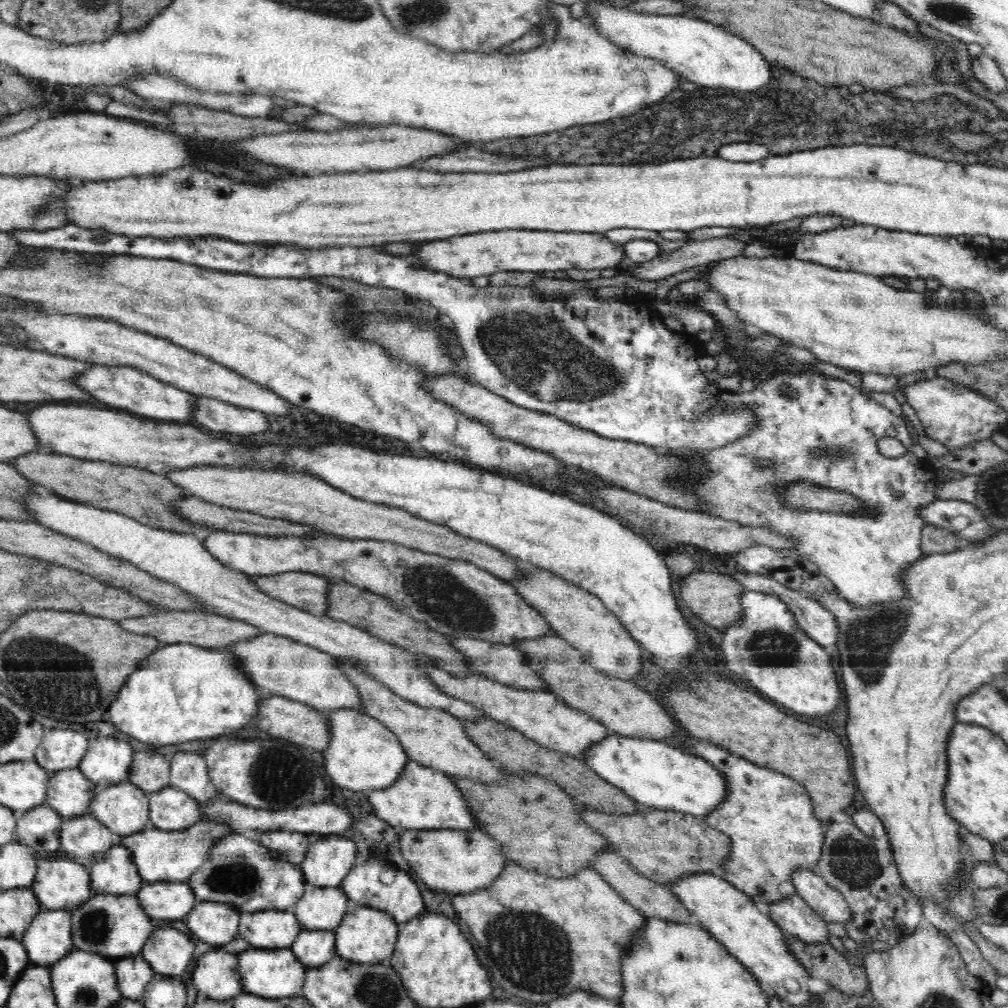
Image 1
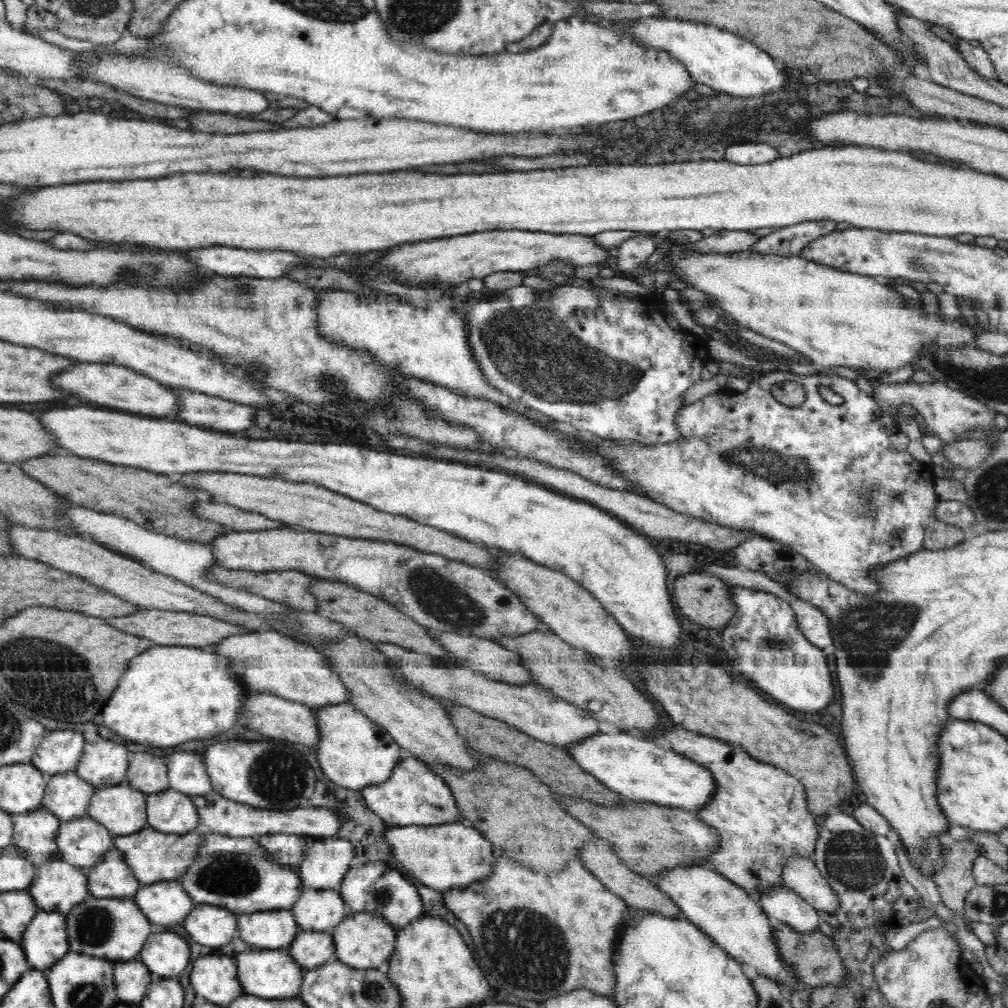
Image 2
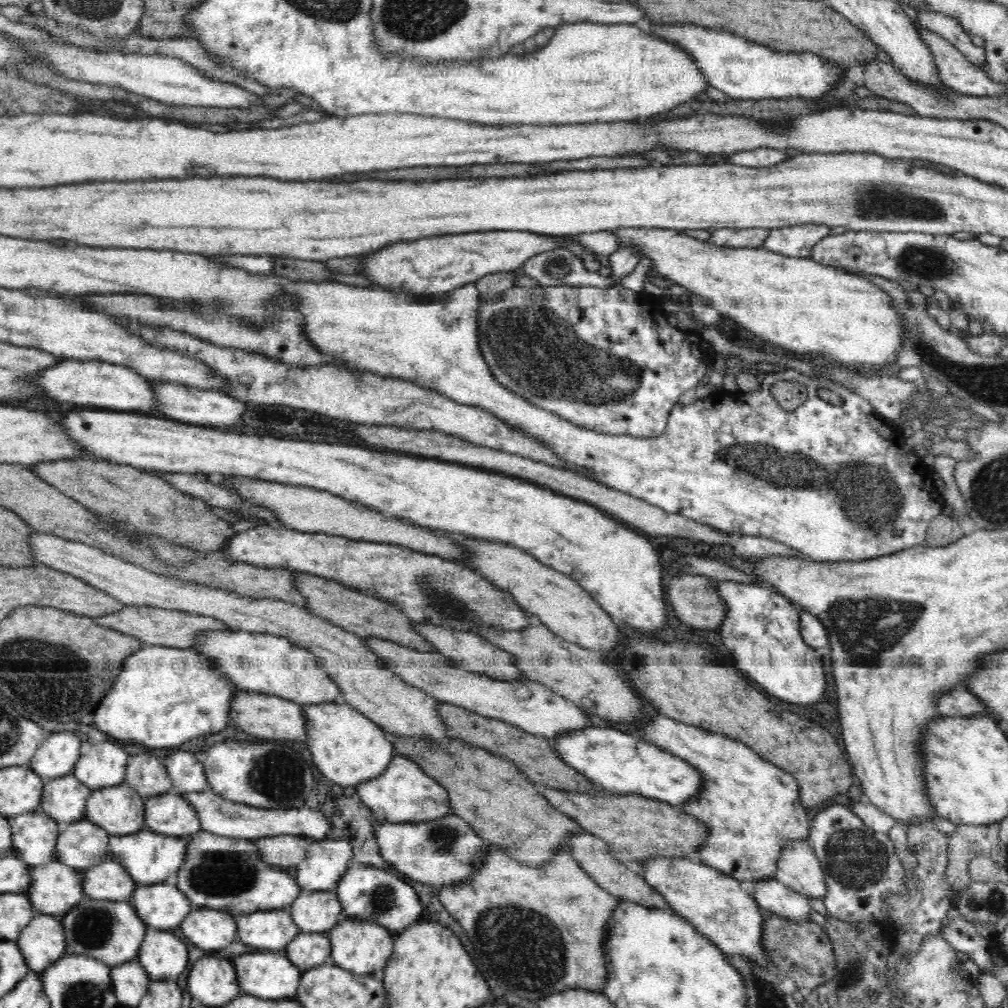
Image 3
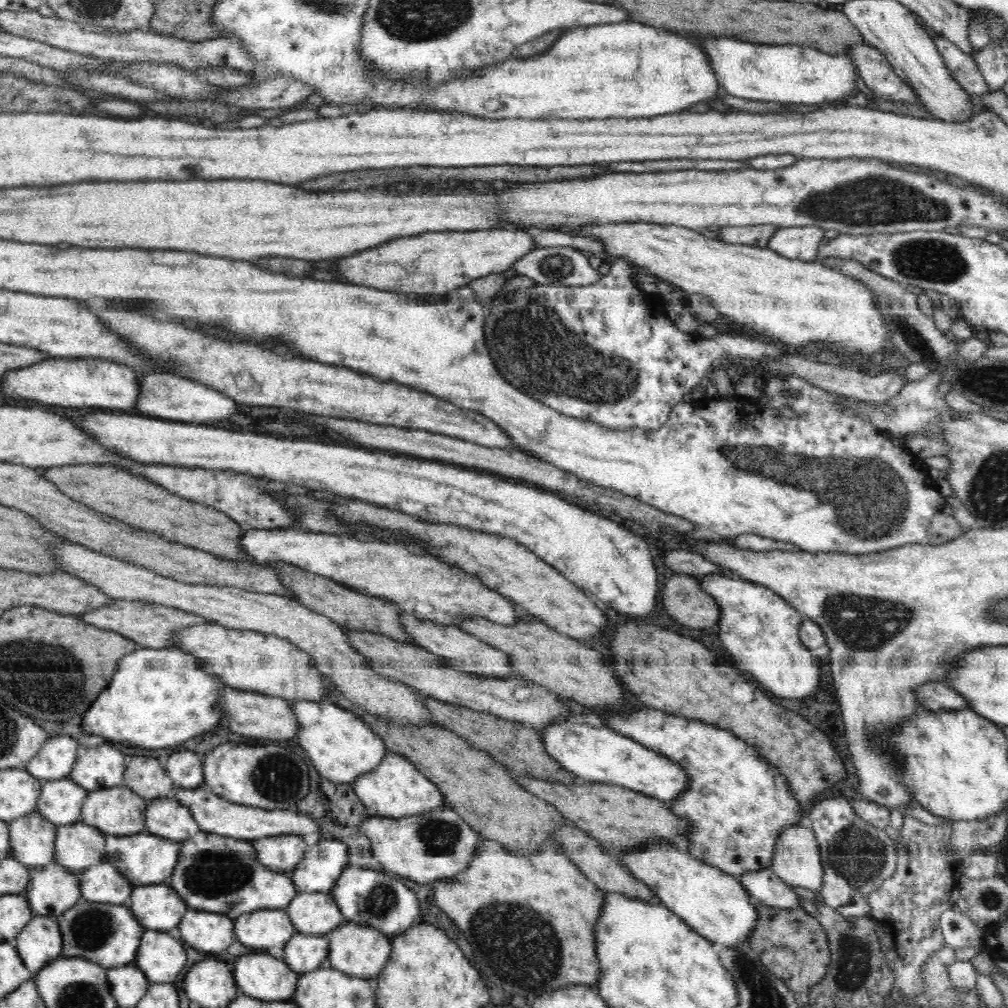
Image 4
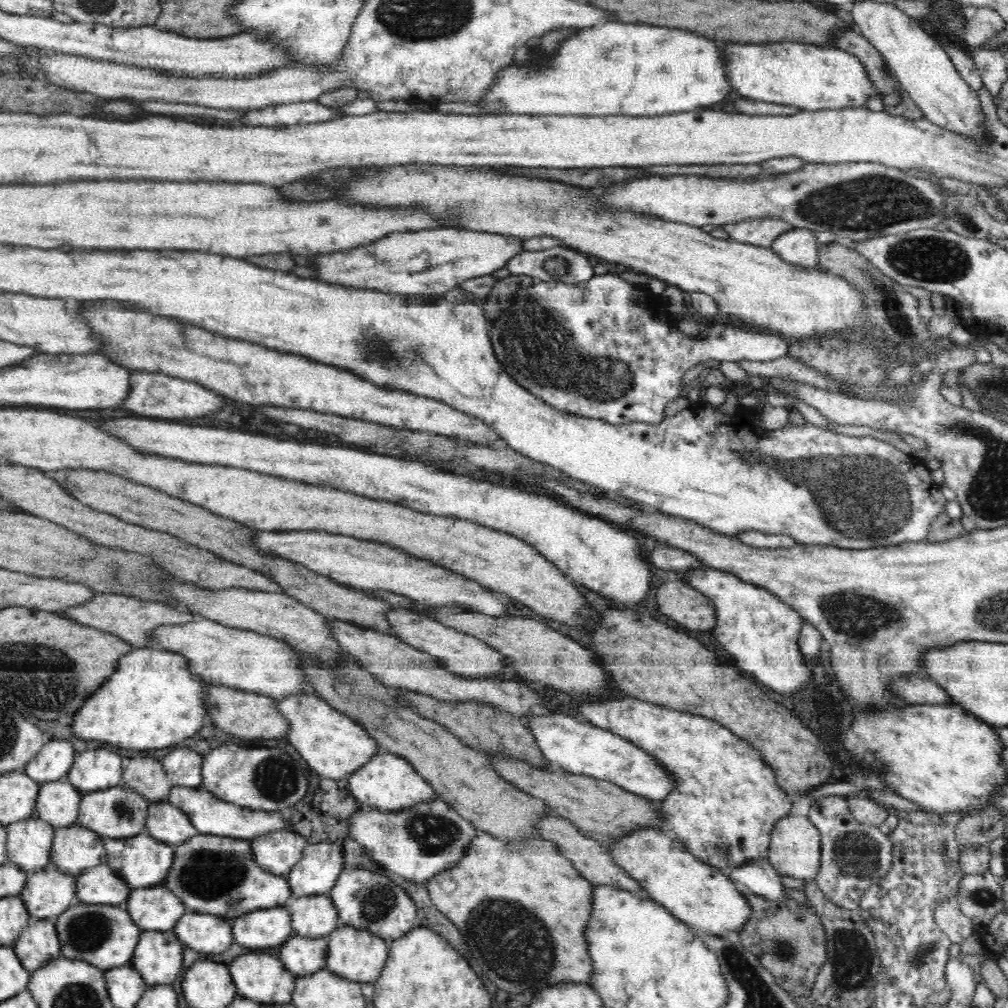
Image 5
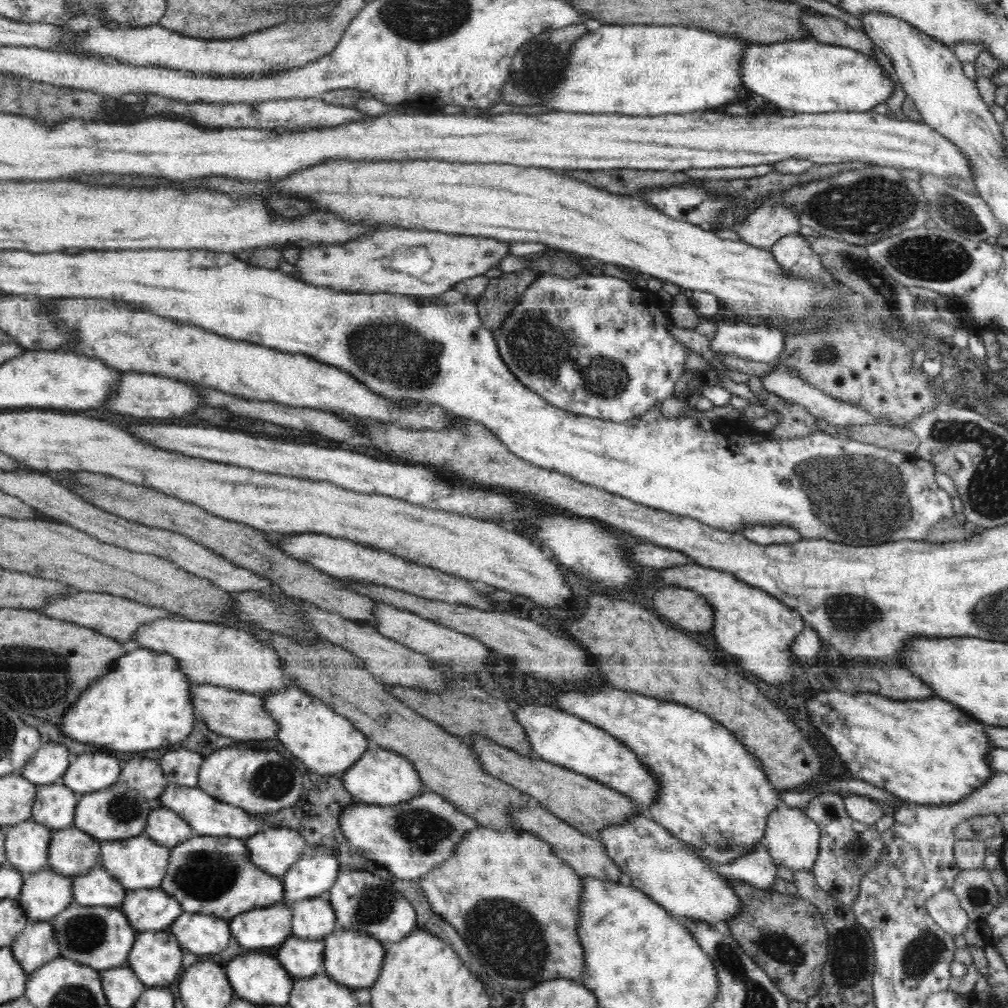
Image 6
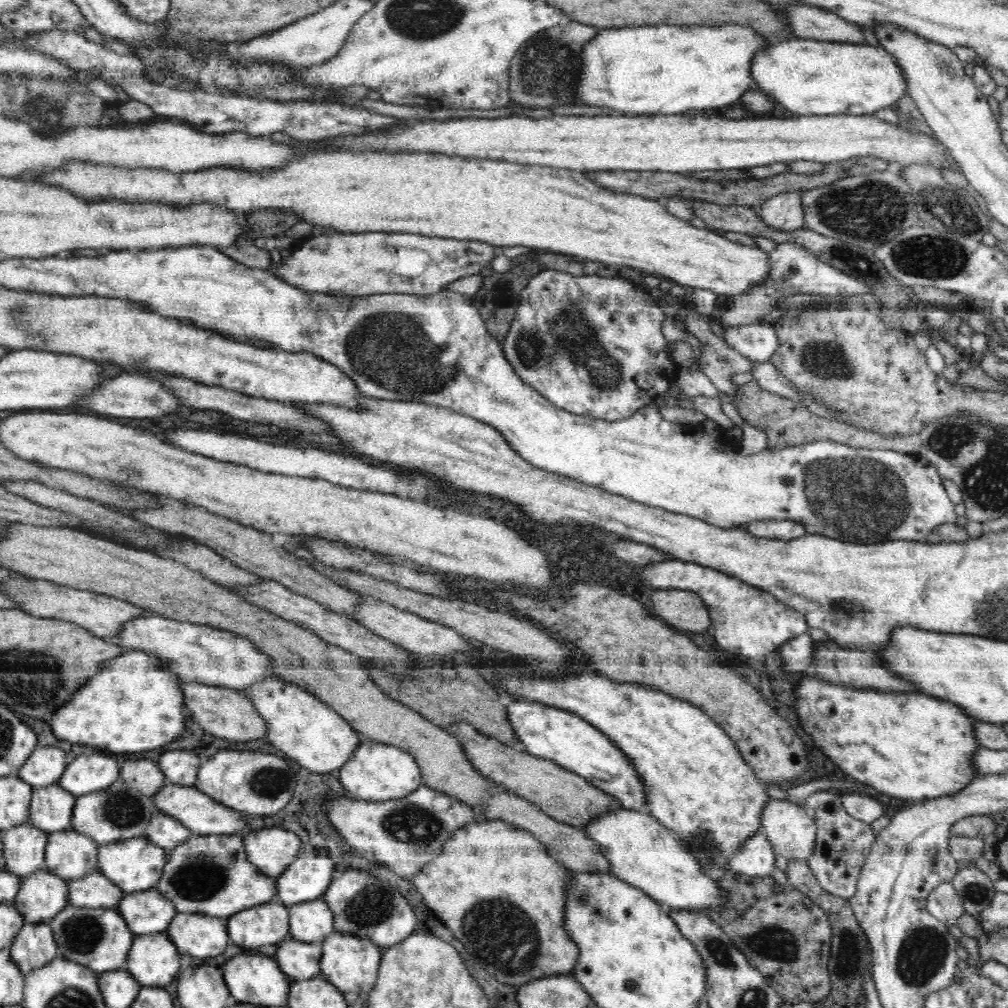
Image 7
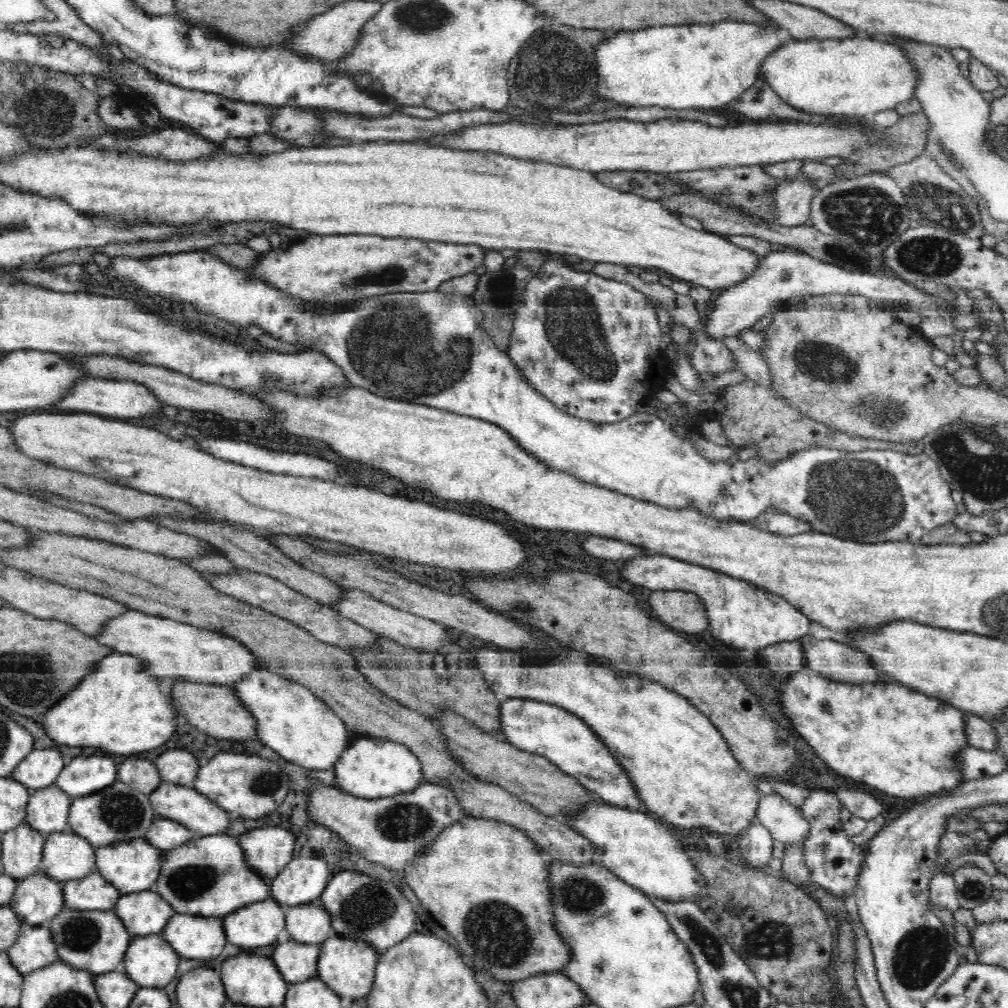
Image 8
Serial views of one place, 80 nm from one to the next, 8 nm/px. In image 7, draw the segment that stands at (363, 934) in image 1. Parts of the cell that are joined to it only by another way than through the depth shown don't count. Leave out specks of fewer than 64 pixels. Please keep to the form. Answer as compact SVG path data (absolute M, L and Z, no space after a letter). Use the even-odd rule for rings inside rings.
M334 931L323 940L320 961L321 976L336 986L341 993L367 992L375 985L383 950L371 940Z

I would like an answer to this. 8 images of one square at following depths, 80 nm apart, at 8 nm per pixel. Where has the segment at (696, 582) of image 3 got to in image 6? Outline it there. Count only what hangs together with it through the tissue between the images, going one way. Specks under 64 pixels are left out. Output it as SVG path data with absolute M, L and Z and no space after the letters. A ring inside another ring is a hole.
M670 585L660 588L654 594L654 608L660 616L666 616L672 624L690 632L710 630L714 626L712 606L692 589Z

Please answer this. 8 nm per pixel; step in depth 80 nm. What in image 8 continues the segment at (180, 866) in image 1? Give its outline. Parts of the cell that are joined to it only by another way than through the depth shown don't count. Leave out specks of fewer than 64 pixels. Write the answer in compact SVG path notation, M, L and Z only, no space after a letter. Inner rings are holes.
M146 838L134 839L132 842L95 847L94 872L100 873L121 894L140 892L140 890L148 890L158 880L164 855L165 852L152 846Z

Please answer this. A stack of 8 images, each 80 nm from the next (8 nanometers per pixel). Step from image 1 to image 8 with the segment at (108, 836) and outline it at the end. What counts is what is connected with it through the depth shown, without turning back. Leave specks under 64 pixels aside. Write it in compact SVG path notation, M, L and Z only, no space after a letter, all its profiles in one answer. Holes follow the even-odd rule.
M69 831L46 835L41 870L61 882L81 879L94 872L95 847Z

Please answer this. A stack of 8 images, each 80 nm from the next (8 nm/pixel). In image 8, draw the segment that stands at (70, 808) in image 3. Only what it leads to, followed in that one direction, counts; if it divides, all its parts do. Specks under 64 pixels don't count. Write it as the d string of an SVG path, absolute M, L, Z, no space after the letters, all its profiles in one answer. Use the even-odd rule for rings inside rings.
M56 785L33 789L26 804L25 824L45 835L69 831L69 812L73 797Z

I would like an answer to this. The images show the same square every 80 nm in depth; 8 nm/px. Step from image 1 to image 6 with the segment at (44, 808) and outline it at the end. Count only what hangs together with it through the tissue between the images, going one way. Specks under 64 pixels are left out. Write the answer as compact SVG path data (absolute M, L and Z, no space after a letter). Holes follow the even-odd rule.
M34 821L4 827L6 865L20 872L38 872L48 864L53 831Z

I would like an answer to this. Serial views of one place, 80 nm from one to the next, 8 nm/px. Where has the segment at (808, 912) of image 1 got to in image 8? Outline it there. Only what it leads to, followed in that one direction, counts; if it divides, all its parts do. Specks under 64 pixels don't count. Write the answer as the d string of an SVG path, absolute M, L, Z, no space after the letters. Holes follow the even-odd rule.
M754 824L746 834L740 836L739 861L750 868L767 870L768 862L772 858L771 832L759 824Z

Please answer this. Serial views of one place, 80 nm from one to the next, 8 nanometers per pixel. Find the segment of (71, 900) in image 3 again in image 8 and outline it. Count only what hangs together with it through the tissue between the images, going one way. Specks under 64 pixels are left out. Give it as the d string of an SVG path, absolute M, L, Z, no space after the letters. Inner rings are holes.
M40 872L21 879L8 906L24 924L48 922L65 907L63 882Z

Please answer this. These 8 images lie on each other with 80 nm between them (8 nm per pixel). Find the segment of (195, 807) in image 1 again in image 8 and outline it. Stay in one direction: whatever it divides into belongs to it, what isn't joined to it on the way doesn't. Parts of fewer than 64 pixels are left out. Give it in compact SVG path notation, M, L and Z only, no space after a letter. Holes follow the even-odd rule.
M157 818L152 821L151 827L148 828L144 838L152 846L167 852L187 843L197 835L190 828L173 821L172 819Z

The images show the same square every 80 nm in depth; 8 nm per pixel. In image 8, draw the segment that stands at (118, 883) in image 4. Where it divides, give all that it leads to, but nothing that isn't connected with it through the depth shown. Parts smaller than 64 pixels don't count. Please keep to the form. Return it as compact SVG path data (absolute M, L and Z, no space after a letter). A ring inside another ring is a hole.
M100 873L63 882L64 906L69 909L110 910L121 892Z

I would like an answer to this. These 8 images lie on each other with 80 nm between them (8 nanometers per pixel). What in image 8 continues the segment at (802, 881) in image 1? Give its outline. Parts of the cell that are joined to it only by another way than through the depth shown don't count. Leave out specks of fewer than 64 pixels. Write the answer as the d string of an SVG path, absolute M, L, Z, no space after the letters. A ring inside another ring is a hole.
M776 792L769 795L762 795L762 797L758 800L758 808L756 808L756 810L756 817L754 818L753 823L759 824L768 829L768 831L771 832L773 840L776 842L782 842L782 844L794 844L794 842L802 842L803 848L803 843L806 842L806 838L810 836L811 822L809 822L805 816L802 816L802 810L794 807L794 805L786 801L786 799Z

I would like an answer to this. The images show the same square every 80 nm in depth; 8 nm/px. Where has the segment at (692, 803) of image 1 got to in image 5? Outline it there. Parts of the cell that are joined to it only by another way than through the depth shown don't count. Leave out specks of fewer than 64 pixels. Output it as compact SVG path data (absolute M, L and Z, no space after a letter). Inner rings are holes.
M534 713L524 718L544 758L562 770L614 783L626 791L649 801L665 801L674 788L674 775L656 763L648 752L621 738L608 729L594 724L583 724L572 715L560 713Z

